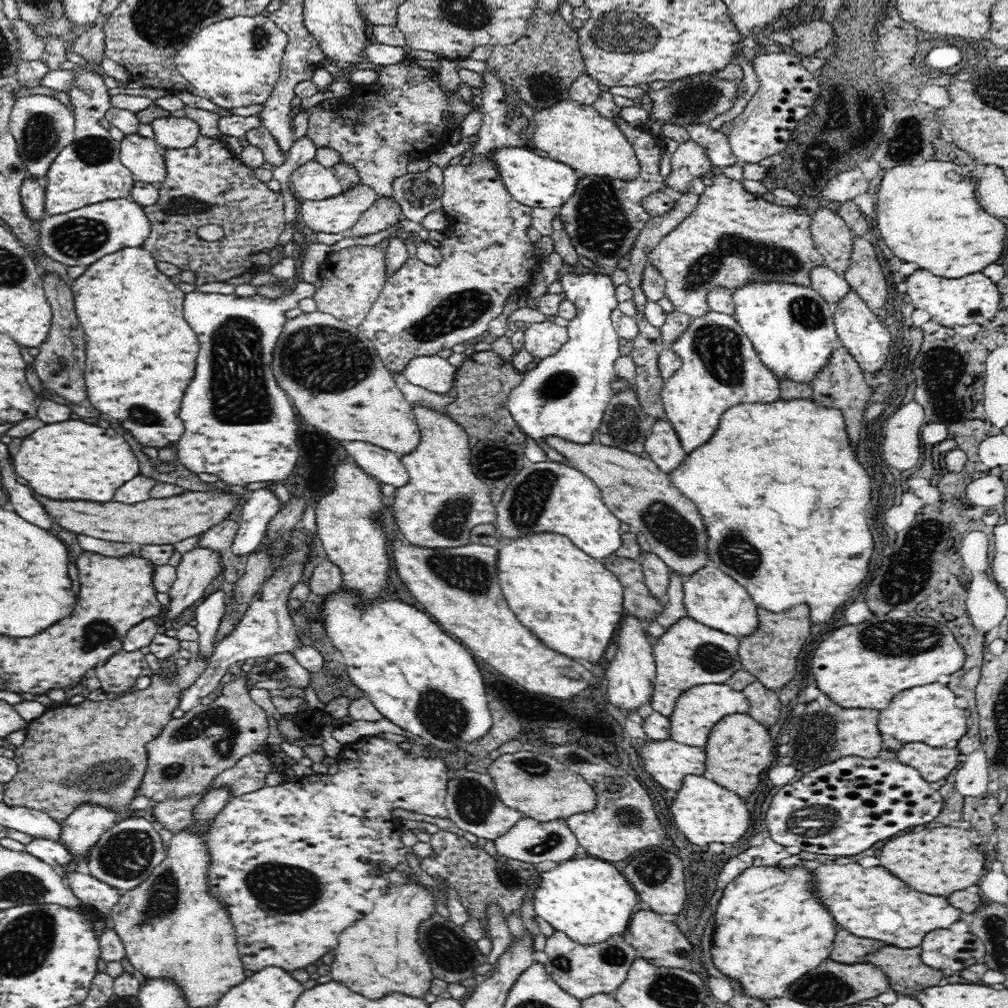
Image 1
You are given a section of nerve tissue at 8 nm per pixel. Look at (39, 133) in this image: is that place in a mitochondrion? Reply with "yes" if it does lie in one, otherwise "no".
yes

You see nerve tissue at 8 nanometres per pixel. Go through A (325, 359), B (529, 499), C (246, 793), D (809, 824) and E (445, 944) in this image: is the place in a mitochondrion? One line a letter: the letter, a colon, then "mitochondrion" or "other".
A: mitochondrion
B: mitochondrion
C: other
D: mitochondrion
E: mitochondrion

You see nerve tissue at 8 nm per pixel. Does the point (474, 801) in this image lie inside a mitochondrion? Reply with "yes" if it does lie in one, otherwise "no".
yes

